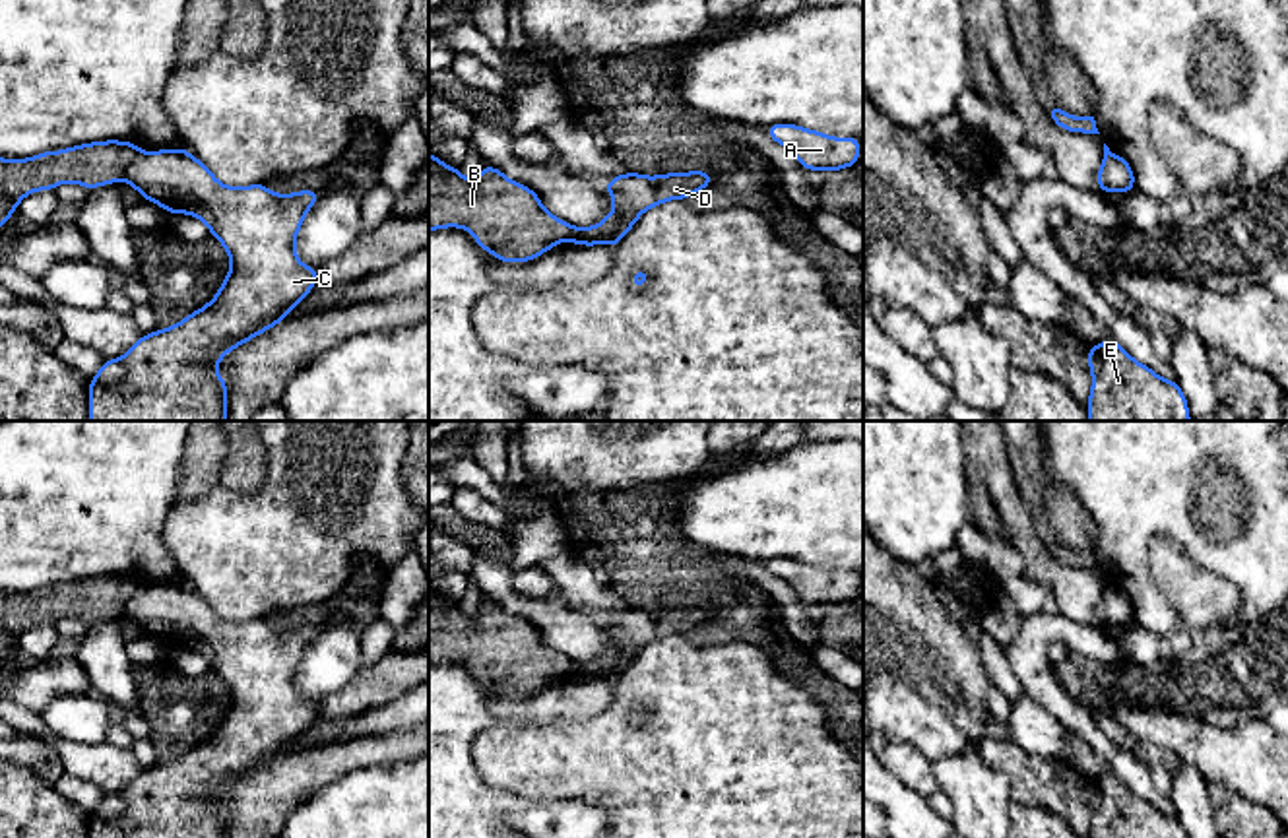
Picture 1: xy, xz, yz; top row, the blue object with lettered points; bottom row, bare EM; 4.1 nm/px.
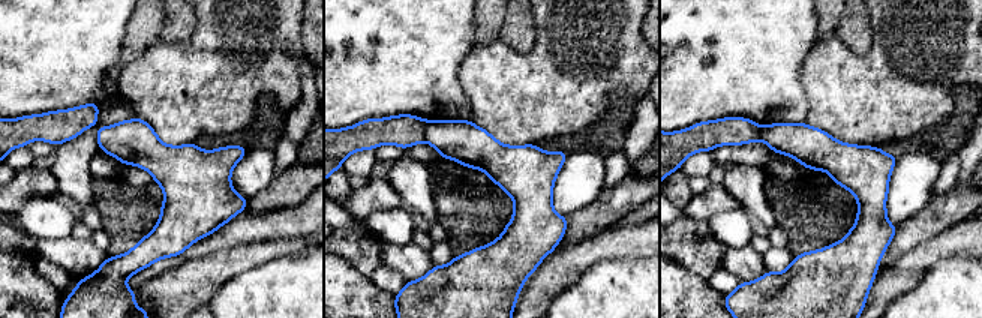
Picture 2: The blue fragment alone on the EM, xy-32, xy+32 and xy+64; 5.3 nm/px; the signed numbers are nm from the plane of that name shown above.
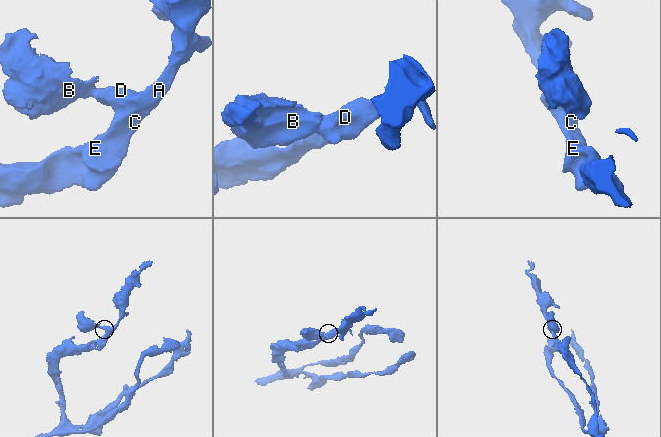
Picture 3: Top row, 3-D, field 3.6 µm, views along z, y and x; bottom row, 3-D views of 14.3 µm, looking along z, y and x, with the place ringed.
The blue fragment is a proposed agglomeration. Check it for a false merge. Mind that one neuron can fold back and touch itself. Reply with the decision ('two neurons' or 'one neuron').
two neurons

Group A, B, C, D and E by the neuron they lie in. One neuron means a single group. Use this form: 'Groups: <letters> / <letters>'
Groups: A C D E / B

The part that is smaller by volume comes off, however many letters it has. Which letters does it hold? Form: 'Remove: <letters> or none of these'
Remove: B

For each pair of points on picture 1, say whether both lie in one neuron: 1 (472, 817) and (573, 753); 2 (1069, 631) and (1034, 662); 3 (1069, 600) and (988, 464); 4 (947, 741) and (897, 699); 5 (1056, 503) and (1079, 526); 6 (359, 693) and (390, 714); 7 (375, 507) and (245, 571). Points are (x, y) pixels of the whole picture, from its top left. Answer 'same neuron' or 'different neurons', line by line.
1: different neurons
2: same neuron
3: same neuron
4: same neuron
5: same neuron
6: different neurons
7: same neuron

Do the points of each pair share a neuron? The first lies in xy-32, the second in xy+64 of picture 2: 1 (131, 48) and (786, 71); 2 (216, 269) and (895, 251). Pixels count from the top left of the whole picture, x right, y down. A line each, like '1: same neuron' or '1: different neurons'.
1: different neurons
2: different neurons

